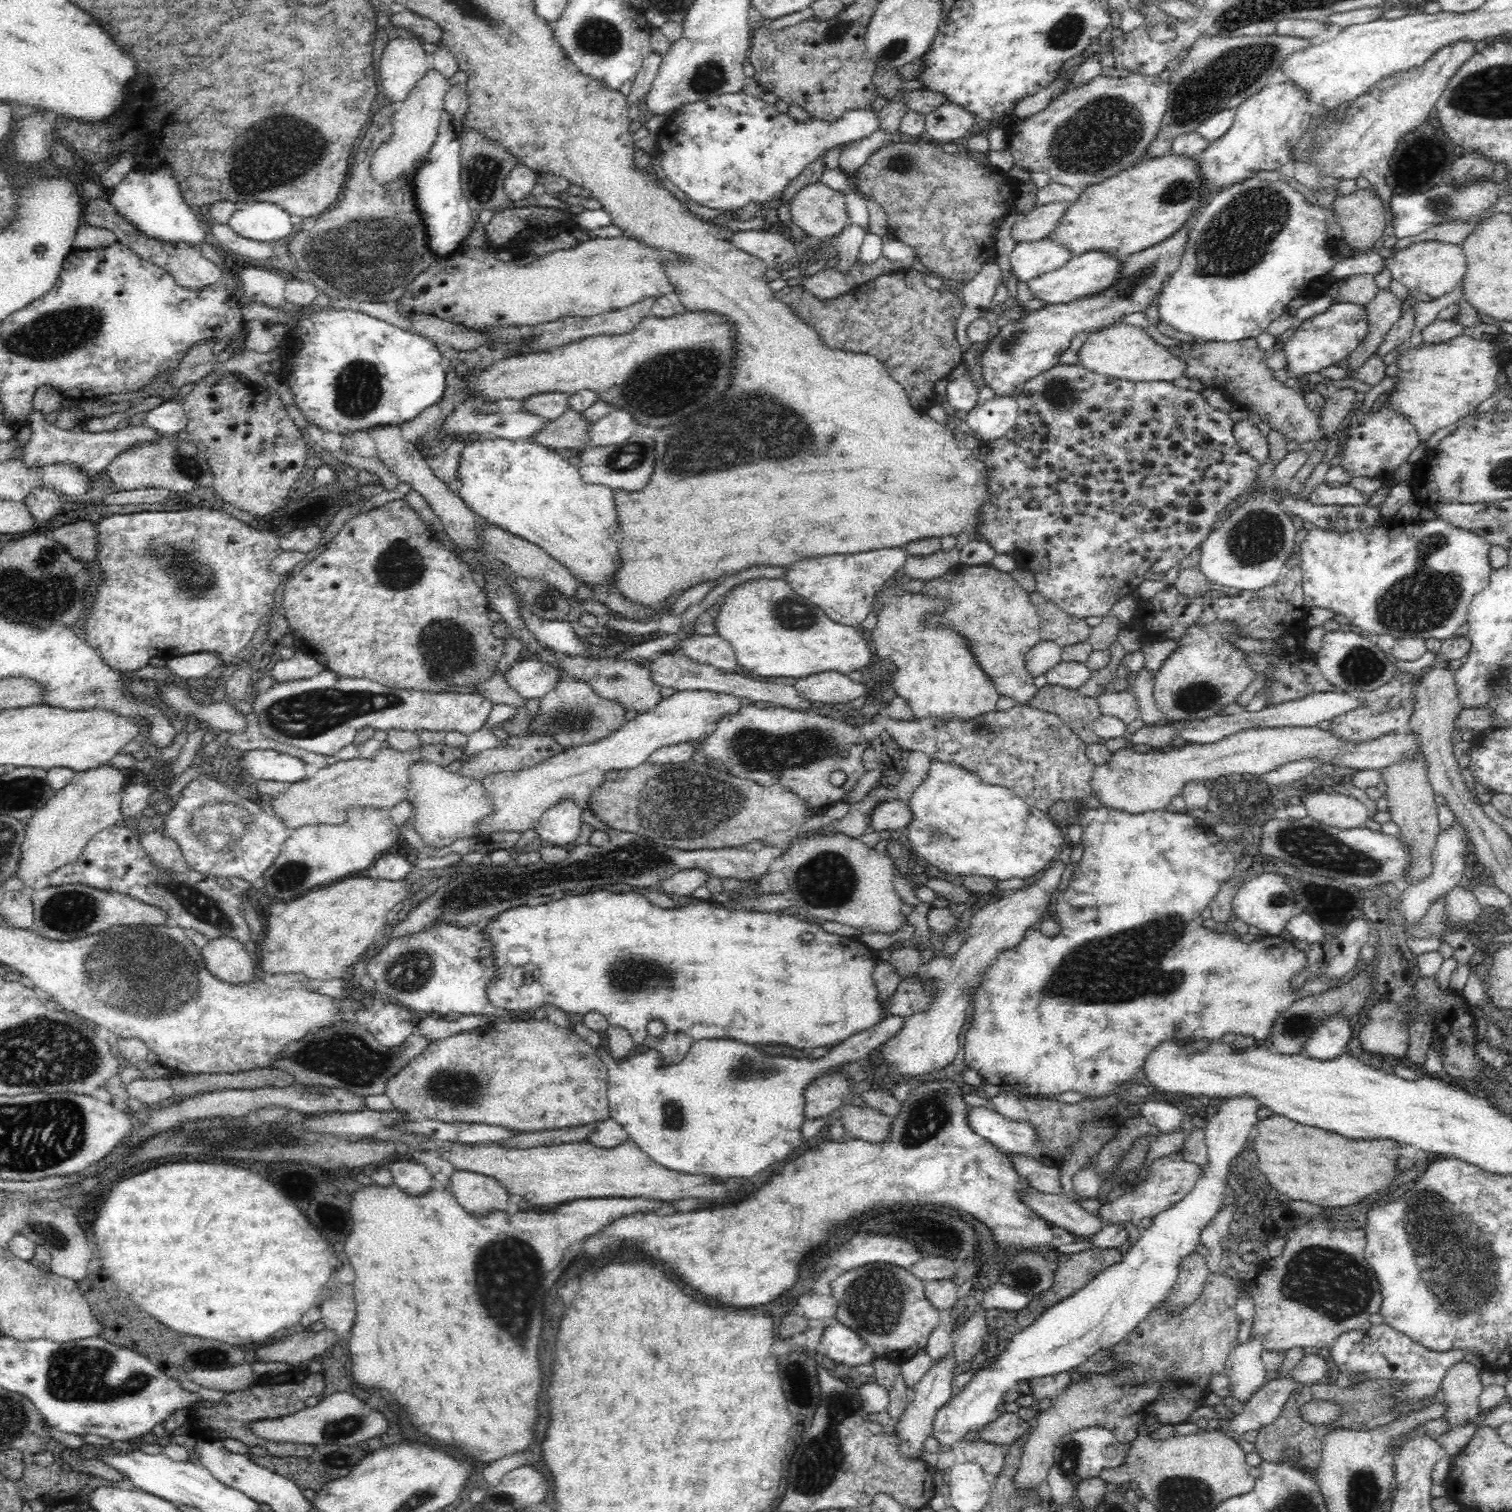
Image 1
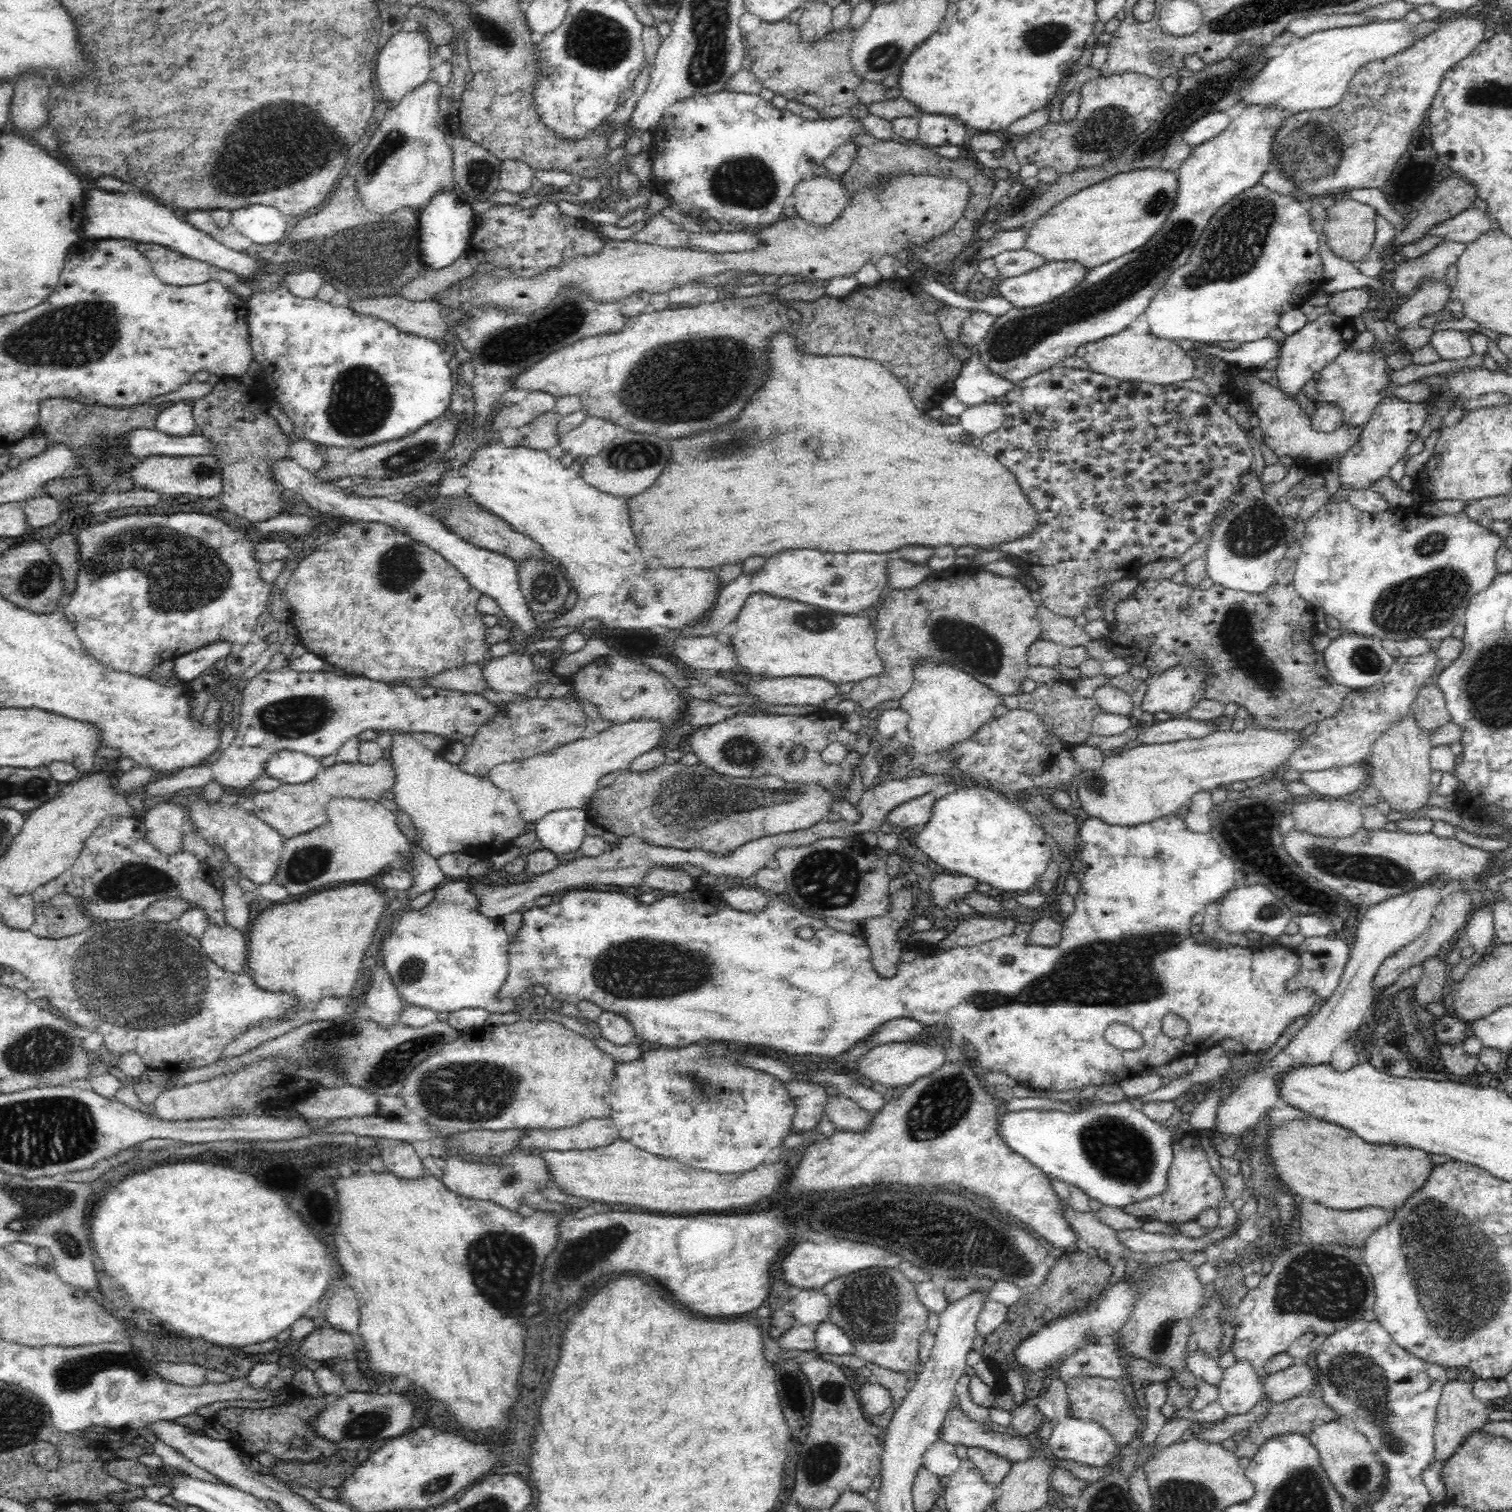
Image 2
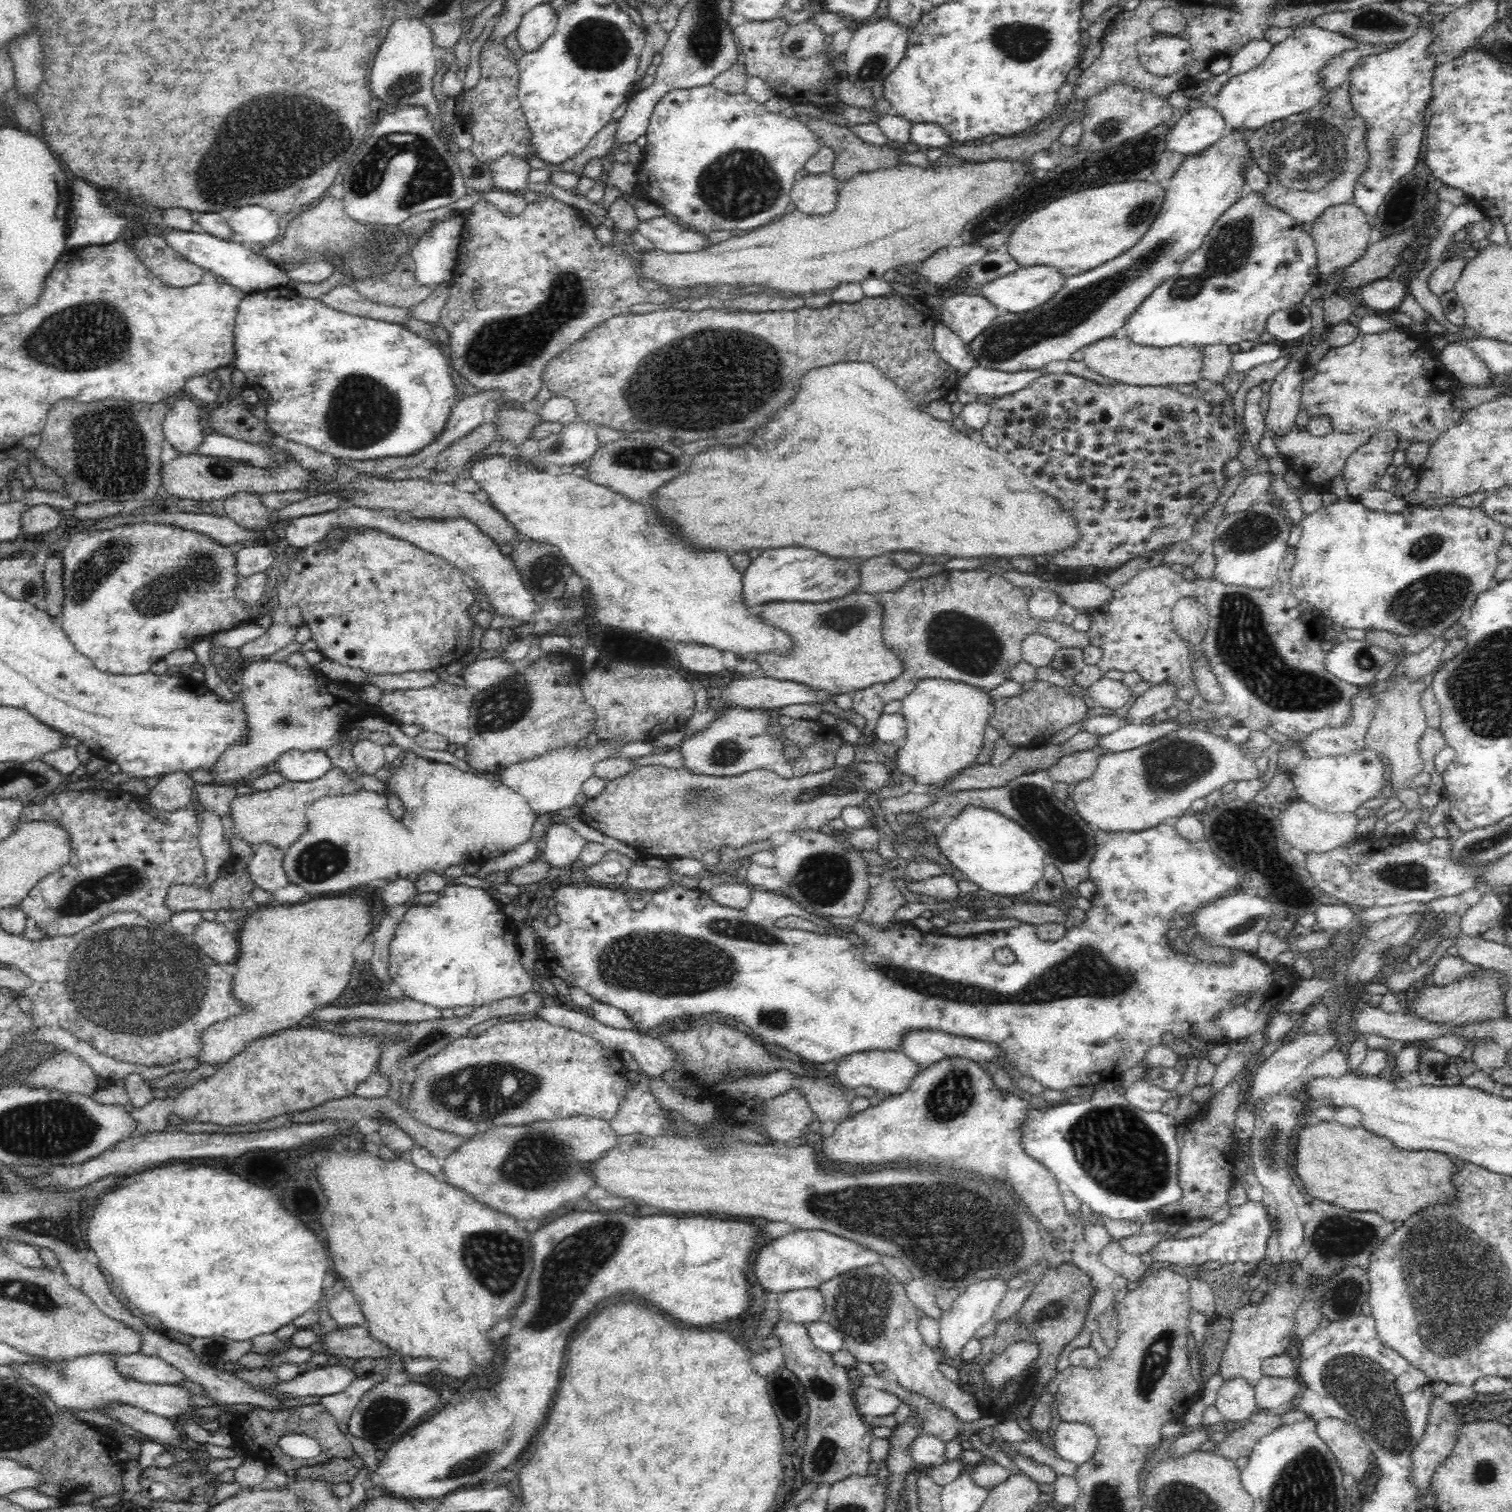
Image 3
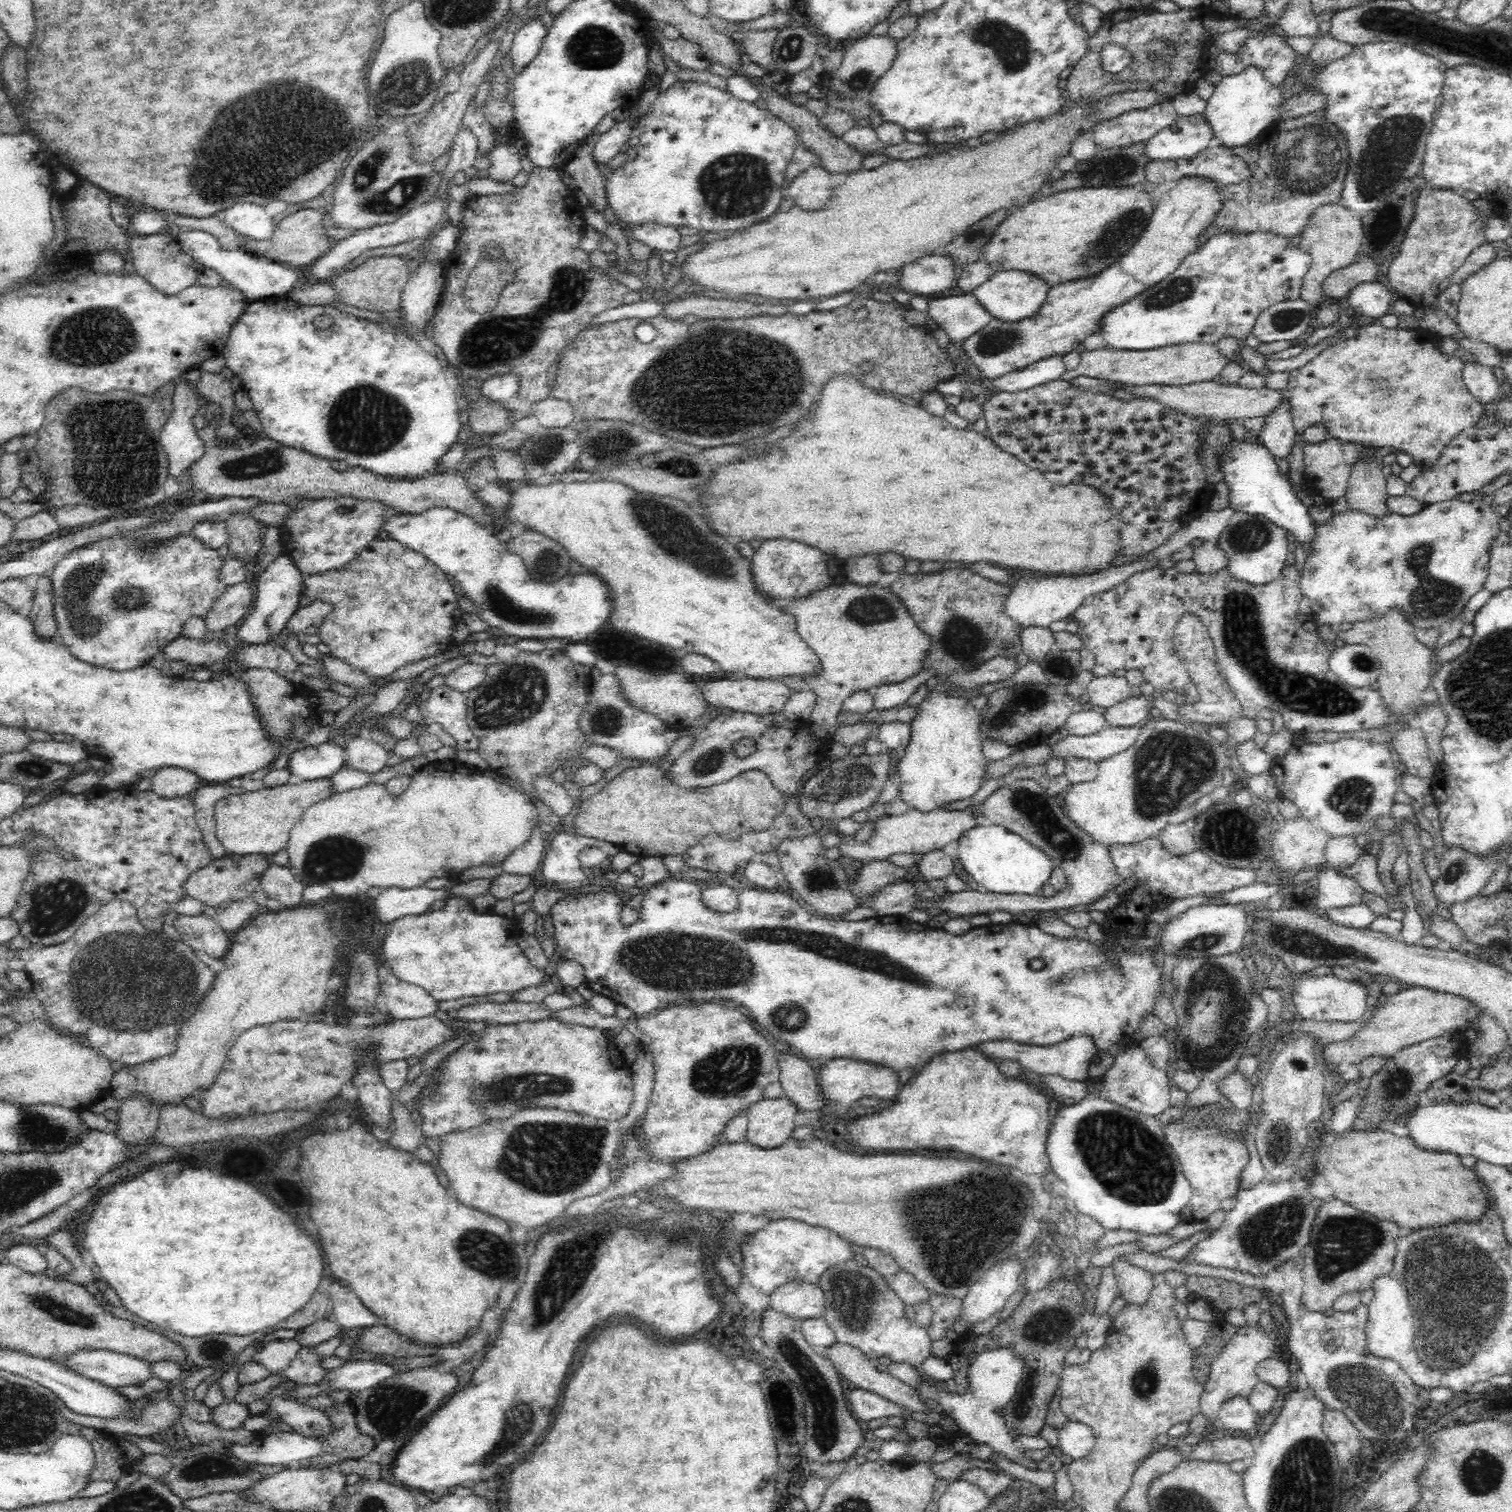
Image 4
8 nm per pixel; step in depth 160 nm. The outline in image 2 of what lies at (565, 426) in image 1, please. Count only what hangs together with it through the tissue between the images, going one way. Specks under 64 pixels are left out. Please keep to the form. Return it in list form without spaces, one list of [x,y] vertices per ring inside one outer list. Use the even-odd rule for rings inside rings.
[[[554,410],[540,414],[538,418],[534,418],[519,428],[515,439],[517,446],[548,451],[559,441],[561,436],[554,430],[556,421],[560,419]]]

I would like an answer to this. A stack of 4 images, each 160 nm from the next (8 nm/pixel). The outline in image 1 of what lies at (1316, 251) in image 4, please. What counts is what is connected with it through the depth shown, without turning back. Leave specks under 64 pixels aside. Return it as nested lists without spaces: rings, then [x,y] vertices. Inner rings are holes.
[[[1360,189],[1331,205],[1333,221],[1342,228],[1344,246],[1354,252],[1370,248],[1382,235],[1387,221],[1384,206],[1374,189]]]

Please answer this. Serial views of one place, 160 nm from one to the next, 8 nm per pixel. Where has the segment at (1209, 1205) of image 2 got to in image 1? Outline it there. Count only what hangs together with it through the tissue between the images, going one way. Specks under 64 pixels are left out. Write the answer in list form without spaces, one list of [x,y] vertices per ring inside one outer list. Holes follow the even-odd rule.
[[[1181,1152],[1158,1158],[1150,1164],[1151,1178],[1144,1184],[1135,1186],[1128,1190],[1115,1201],[1103,1203],[1098,1210],[1098,1218],[1102,1221],[1112,1224],[1131,1223],[1134,1226],[1139,1225],[1142,1218],[1154,1218],[1160,1212],[1172,1208],[1174,1204],[1180,1202],[1188,1196],[1189,1192],[1194,1190],[1196,1182],[1203,1178],[1203,1169],[1198,1164],[1188,1163]]]

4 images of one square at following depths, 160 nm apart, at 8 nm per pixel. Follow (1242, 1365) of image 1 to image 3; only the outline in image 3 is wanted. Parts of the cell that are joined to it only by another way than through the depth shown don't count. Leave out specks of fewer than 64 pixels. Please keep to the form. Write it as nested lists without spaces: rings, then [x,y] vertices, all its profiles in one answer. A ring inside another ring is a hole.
[[[1242,1379],[1222,1384],[1215,1398],[1215,1406],[1221,1418],[1228,1422],[1244,1422],[1260,1411],[1255,1401],[1254,1388]]]

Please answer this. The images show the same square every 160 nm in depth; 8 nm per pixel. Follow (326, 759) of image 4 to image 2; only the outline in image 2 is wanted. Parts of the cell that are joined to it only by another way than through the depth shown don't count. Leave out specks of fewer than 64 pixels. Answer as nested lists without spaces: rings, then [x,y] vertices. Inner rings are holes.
[[[279,751],[270,756],[264,768],[268,775],[284,784],[302,784],[310,782],[324,767],[321,760],[314,756],[293,751]]]

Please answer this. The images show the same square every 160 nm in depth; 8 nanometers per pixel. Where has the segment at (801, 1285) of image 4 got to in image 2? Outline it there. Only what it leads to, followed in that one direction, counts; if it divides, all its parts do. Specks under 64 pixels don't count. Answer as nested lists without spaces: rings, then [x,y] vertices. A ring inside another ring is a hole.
[[[802,1289],[790,1298],[791,1315],[800,1324],[820,1324],[829,1320],[831,1302],[822,1292]]]

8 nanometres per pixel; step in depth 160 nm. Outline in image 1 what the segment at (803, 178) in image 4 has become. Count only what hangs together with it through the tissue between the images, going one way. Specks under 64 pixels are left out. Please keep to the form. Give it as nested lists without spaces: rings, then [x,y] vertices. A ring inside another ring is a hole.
[[[818,181],[807,184],[789,203],[790,224],[796,224],[816,240],[828,241],[848,222],[846,196]]]

